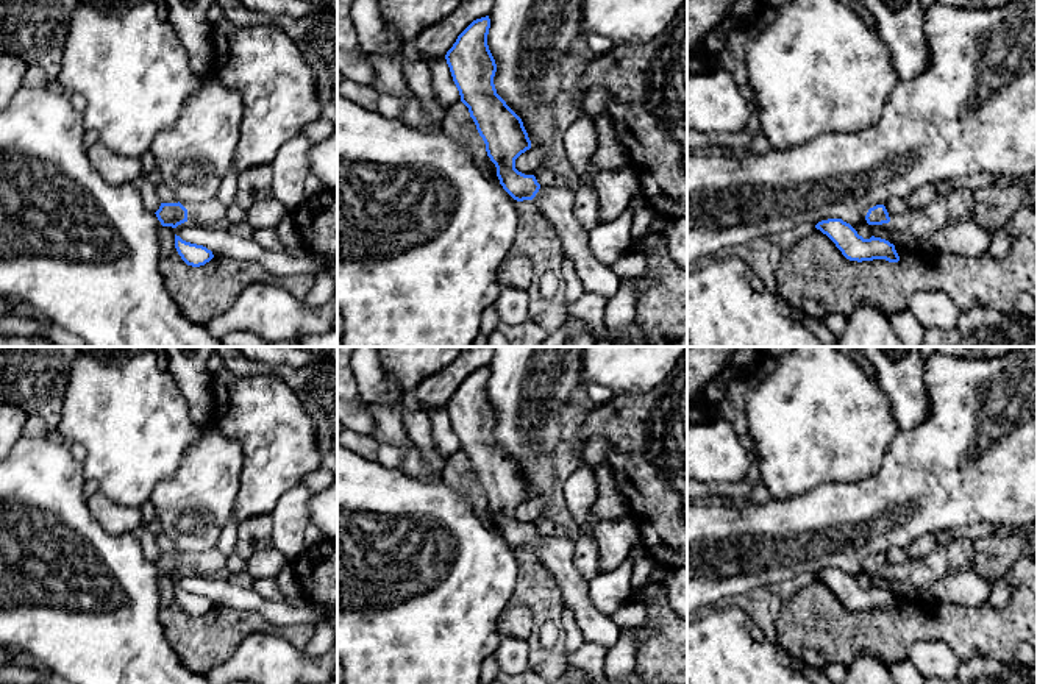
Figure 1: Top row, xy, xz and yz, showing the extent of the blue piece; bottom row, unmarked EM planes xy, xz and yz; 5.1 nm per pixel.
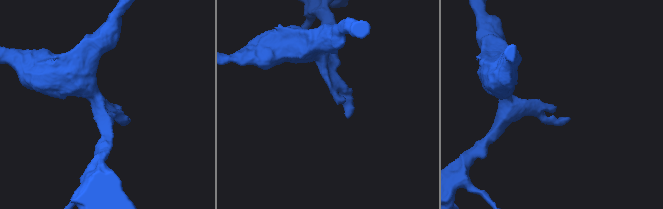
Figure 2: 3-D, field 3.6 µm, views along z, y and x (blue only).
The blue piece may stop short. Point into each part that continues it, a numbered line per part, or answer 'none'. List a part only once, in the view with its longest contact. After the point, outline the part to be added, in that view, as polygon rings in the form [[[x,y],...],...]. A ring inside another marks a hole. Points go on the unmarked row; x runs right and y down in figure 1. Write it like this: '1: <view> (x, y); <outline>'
1: xy (211, 562); [[[206,550],[200,553],[184,553],[187,559],[187,572],[197,575],[222,575],[225,572],[226,558],[217,550]]]

